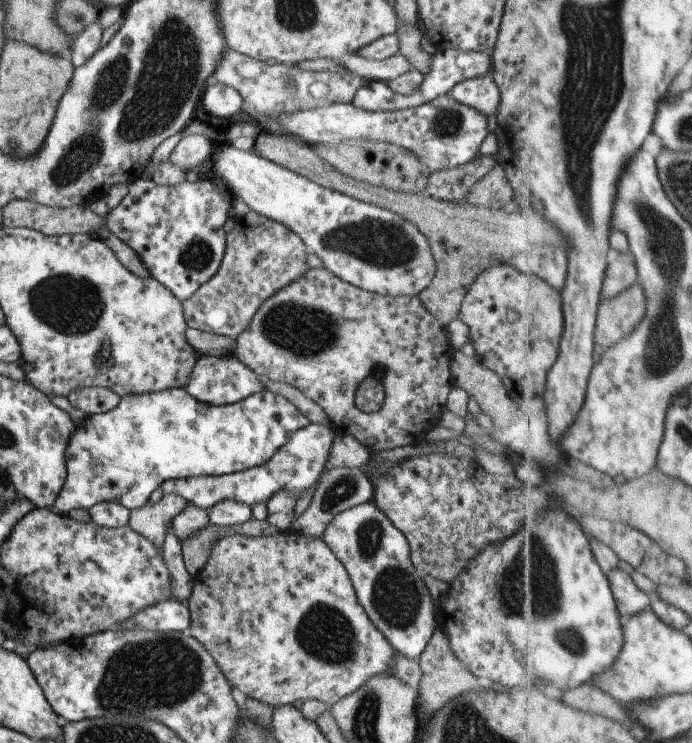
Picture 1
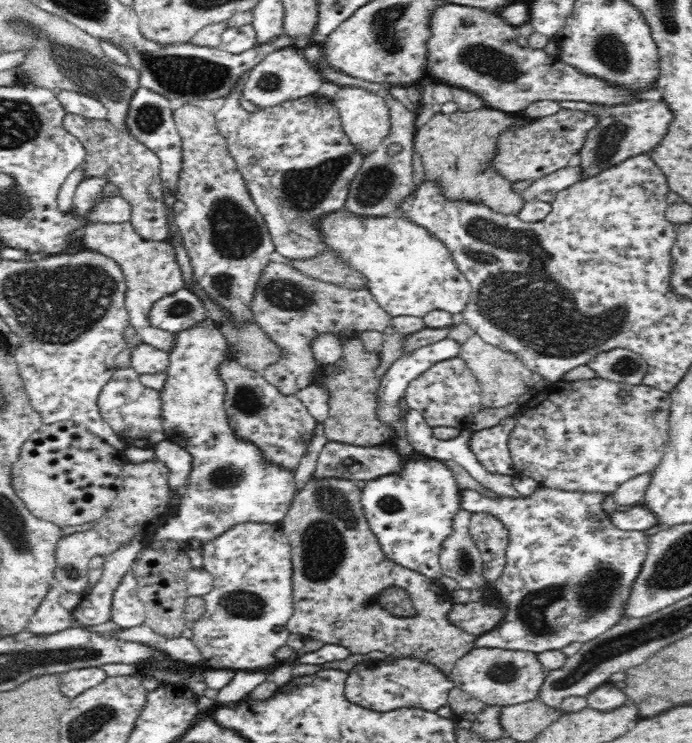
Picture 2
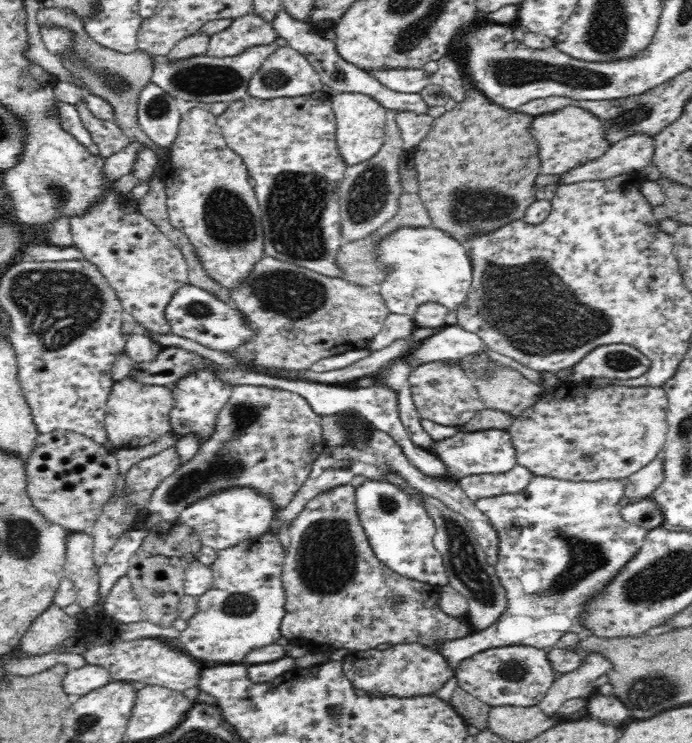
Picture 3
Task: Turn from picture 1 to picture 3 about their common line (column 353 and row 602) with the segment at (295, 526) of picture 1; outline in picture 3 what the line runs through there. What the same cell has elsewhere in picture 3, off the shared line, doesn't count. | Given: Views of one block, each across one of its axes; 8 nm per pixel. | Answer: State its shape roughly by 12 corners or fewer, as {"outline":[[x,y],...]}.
{"outline":[[398,473],[389,482],[423,500],[449,585],[467,598],[472,632],[506,610],[506,591],[469,521]]}

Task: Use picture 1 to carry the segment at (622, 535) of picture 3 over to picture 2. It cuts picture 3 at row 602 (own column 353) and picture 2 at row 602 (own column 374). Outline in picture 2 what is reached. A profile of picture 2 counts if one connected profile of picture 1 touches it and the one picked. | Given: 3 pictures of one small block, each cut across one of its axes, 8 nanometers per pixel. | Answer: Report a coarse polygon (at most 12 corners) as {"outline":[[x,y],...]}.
{"outline":[[469,489],[508,529],[474,648],[560,651],[623,619],[649,537],[601,492]]}

